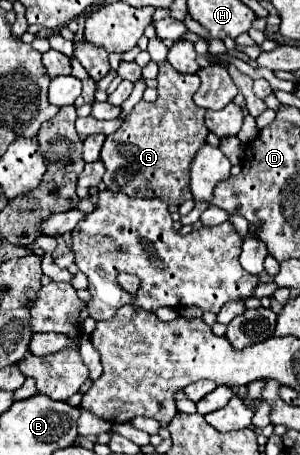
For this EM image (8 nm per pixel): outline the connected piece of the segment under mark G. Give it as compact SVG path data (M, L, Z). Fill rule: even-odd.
M168 61L160 63L156 101L138 103L126 117L124 125L106 137L102 147L100 159L106 165L104 183L110 191L128 193L138 199L158 197L176 205L192 197L188 189L188 165L208 133L204 125L204 109L192 101L198 85L198 75L178 73Z

